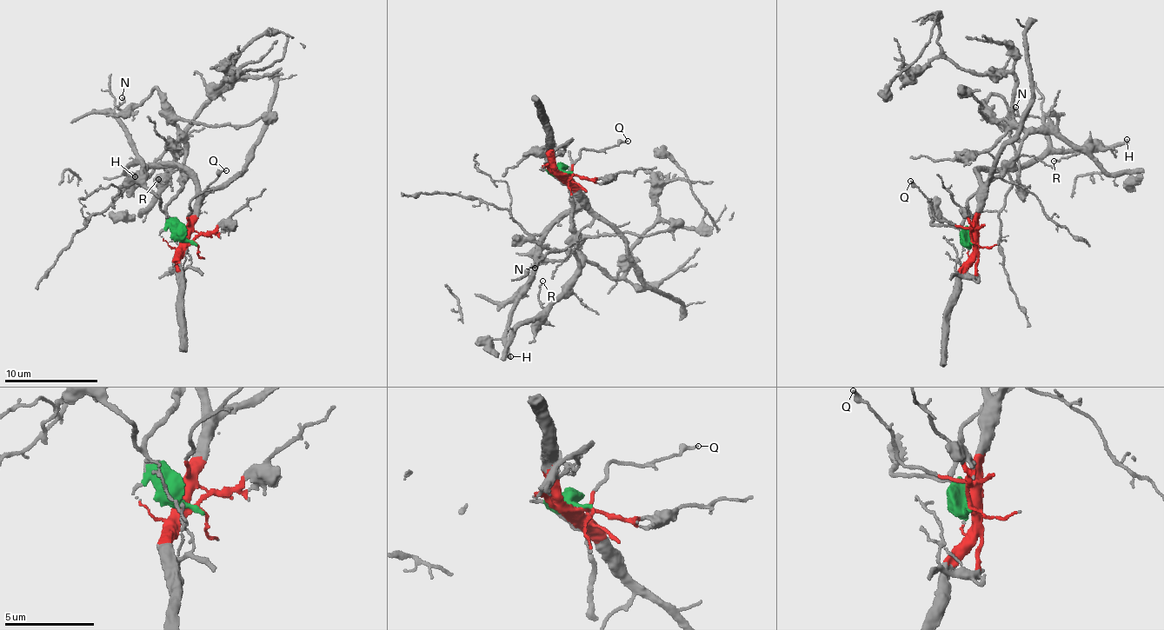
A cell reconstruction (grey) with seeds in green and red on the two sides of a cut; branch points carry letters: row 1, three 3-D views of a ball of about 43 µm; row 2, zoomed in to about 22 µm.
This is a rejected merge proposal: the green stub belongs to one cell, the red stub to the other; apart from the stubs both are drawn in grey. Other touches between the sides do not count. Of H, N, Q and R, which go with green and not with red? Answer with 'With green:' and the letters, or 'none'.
With green: R

